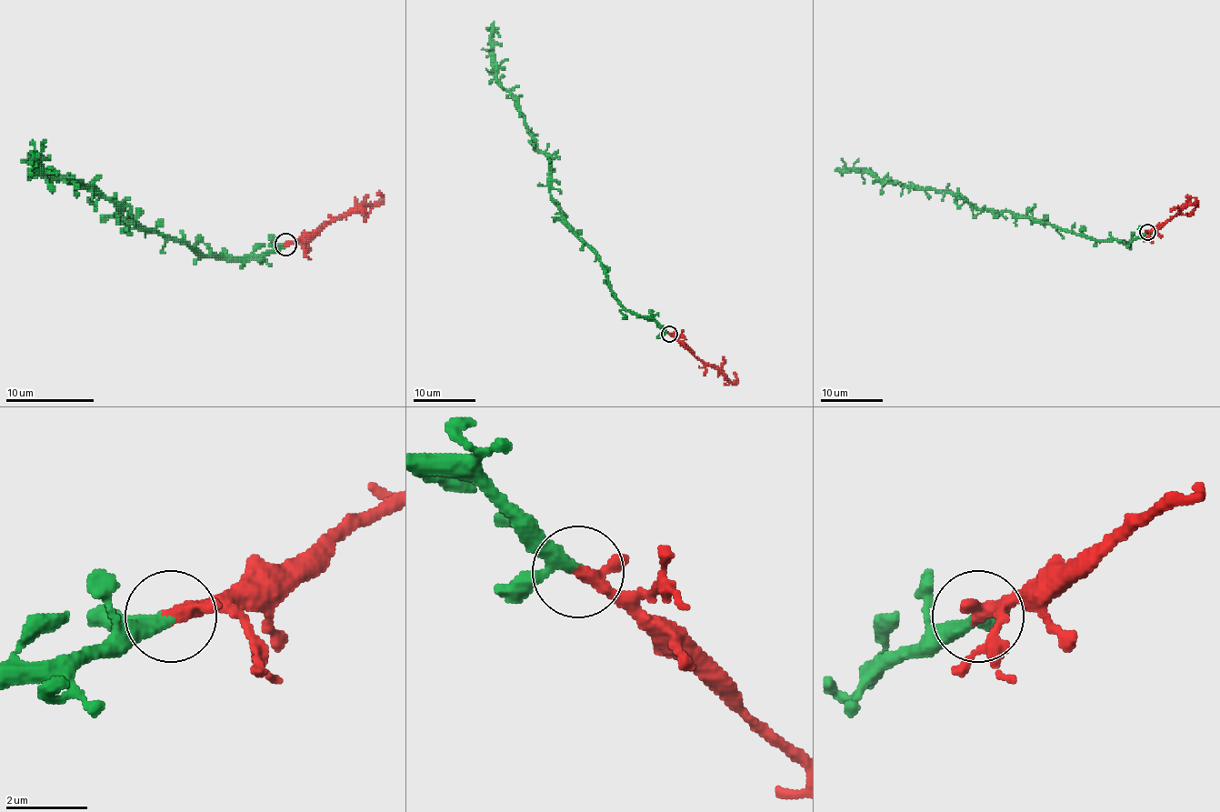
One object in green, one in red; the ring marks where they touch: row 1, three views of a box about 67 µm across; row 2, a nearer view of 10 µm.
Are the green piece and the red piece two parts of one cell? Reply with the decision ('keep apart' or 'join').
join

